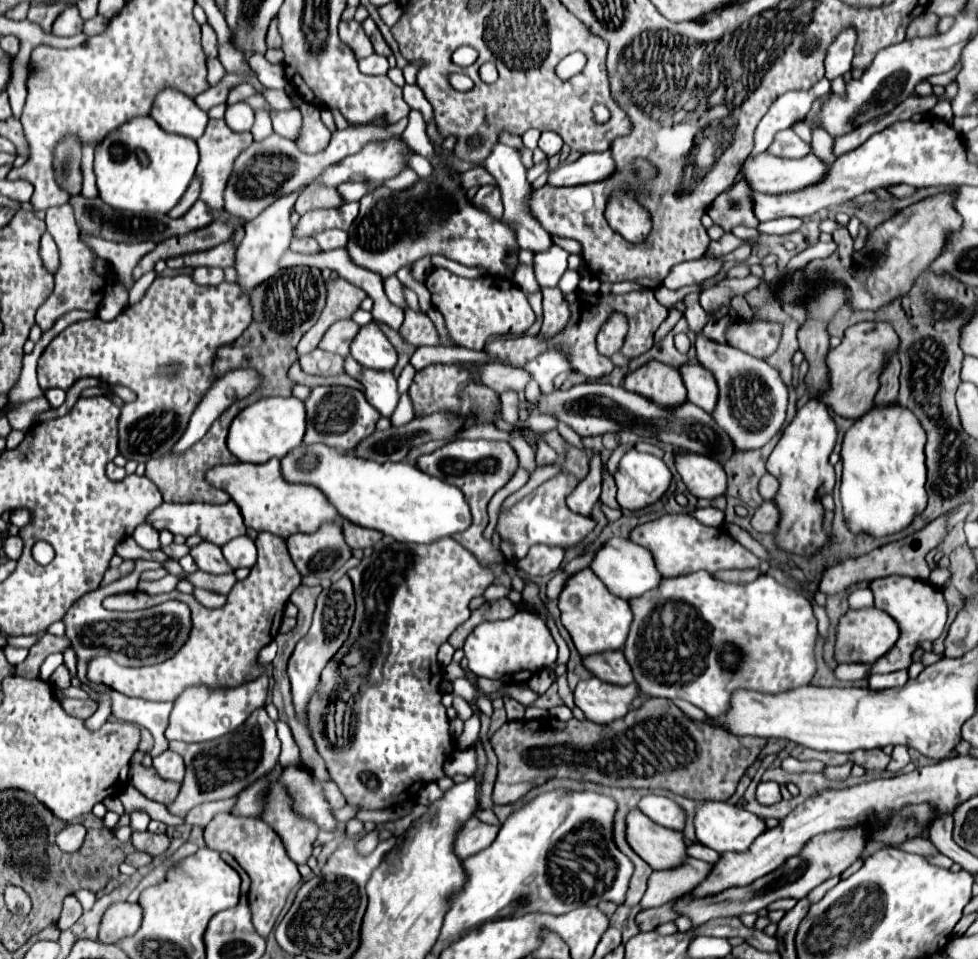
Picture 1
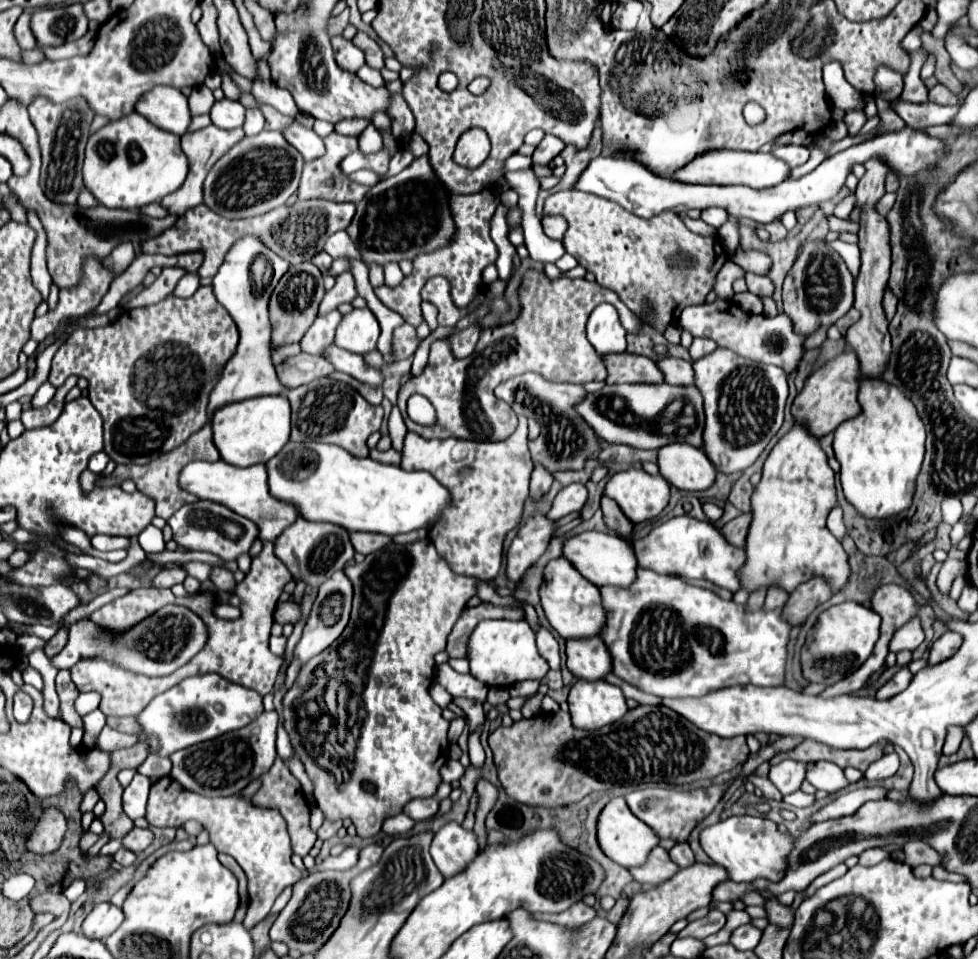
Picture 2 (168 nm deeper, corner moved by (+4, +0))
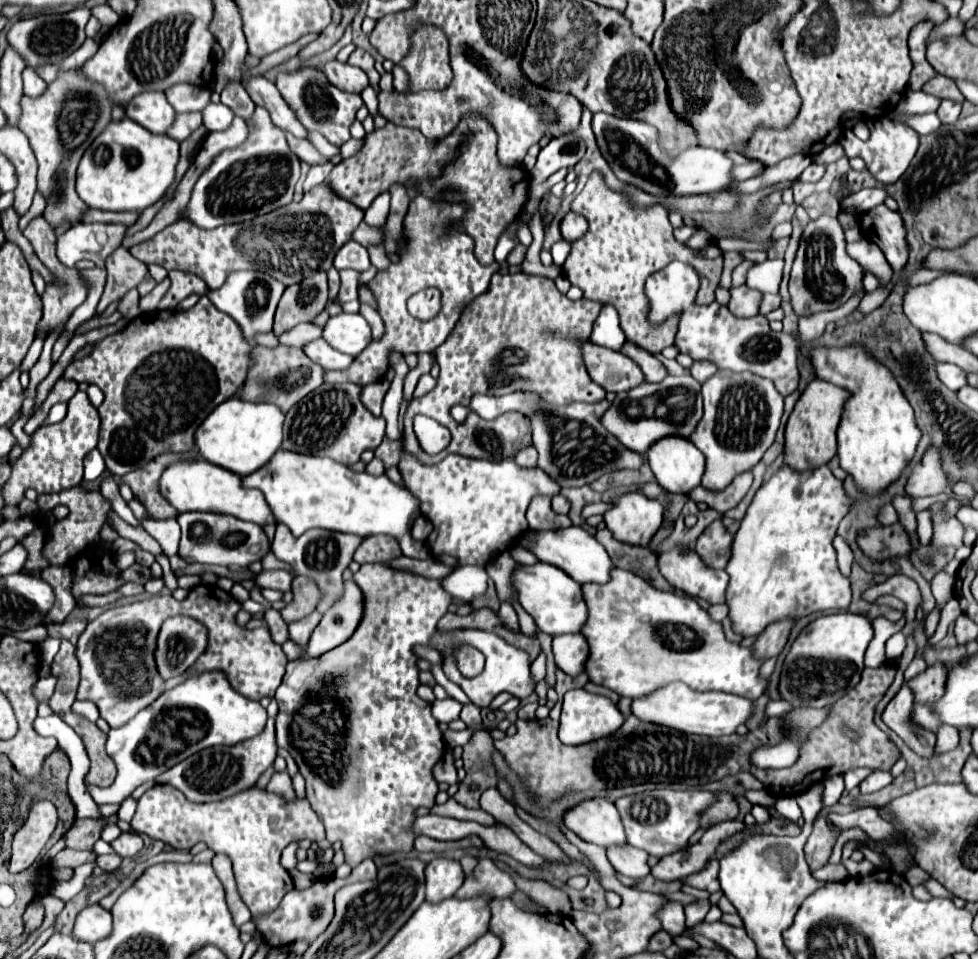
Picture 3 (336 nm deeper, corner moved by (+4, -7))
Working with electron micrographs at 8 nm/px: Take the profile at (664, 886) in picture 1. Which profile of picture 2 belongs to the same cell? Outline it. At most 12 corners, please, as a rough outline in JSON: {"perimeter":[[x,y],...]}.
{"perimeter":[[662,847],[652,849],[648,861],[628,869],[640,883],[660,885],[676,871]]}

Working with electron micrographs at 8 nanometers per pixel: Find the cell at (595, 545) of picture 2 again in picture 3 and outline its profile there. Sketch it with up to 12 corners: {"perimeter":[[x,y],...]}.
{"perimeter":[[580,526],[540,532],[530,550],[580,584],[614,564]]}

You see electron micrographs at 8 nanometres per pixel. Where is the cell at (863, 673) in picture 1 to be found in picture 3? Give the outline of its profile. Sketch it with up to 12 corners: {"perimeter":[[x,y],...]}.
{"perimeter":[[770,700],[766,716],[780,718],[792,710],[786,700]]}

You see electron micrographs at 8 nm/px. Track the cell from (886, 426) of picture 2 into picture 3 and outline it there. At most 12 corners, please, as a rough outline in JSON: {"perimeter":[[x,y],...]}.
{"perimeter":[[816,348],[818,378],[852,392],[840,468],[880,496],[922,438],[888,370],[860,348]]}

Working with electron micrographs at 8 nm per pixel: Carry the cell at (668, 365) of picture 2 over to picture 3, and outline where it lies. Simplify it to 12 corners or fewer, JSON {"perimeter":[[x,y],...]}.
{"perimeter":[[626,342],[622,352],[640,364],[646,382],[662,382],[668,370],[650,352]]}

